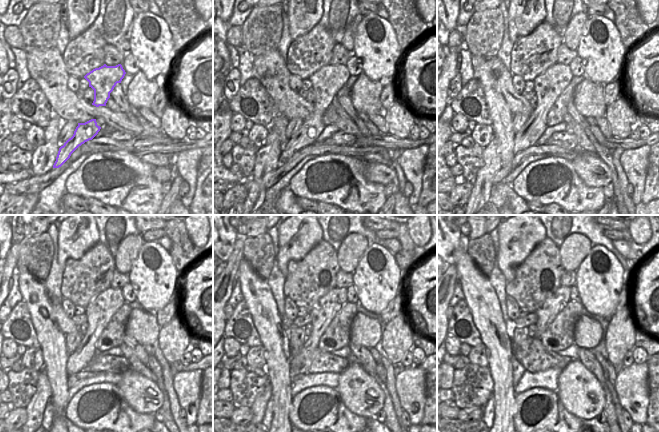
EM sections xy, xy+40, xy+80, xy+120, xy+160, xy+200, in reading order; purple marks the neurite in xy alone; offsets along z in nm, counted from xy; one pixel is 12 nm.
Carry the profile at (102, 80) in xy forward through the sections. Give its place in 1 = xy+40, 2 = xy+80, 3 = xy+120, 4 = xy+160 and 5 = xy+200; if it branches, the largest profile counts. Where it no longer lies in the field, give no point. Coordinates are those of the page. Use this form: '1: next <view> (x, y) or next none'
1: next xy+40 (326, 82)
2: next xy+80 (548, 86)
3: next xy+120 (100, 310)
4: next xy+160 (326, 308)
5: next xy+200 (553, 305)

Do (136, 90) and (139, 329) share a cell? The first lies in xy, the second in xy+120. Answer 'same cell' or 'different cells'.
same cell

